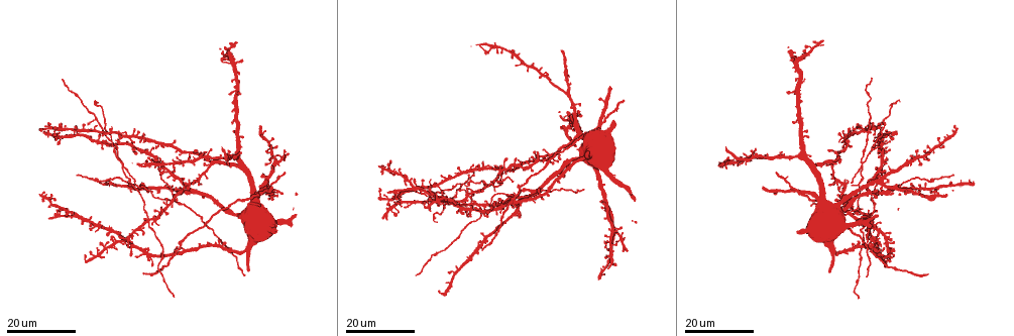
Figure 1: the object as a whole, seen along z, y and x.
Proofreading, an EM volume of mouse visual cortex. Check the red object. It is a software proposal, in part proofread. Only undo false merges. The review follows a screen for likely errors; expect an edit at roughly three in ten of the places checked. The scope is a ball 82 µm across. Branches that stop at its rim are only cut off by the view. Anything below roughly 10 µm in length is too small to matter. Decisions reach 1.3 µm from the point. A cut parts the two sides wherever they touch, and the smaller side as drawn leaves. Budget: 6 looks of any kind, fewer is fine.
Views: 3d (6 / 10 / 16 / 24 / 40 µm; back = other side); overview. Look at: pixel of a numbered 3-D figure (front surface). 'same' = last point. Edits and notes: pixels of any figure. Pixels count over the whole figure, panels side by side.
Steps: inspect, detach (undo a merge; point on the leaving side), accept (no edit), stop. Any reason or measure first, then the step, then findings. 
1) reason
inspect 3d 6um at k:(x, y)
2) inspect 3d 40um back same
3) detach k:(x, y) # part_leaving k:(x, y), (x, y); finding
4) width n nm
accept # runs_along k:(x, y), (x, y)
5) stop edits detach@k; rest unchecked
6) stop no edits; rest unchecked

three-way junction
inspect 3d 24um at 1:(863, 163)

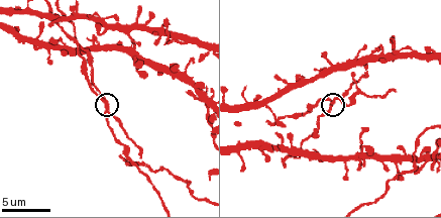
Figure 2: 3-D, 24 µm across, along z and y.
inspect 3d 10um at 2:(332, 109)

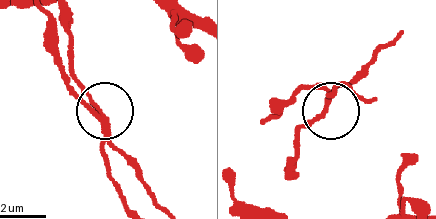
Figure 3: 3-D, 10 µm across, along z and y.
inspect 3d 6um at 3:(101, 112)

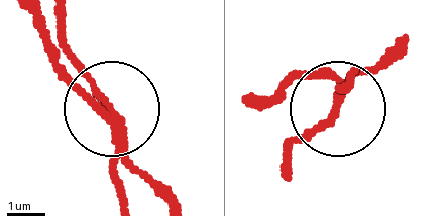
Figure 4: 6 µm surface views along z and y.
width 170 nm
detach 4:(150, 181) # part_leaving 4:(124, 131), (70, 48), (67, 19); two cells meet here

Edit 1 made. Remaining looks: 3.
four arms meet
inspect 3d 10um at 2:(278, 117)

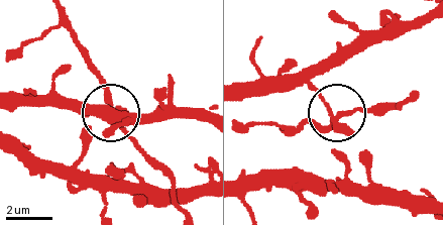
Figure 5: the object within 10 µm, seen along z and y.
arms 4
accept # continuous, no second cell

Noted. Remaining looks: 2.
stop edits detach@4; rest unchecked

